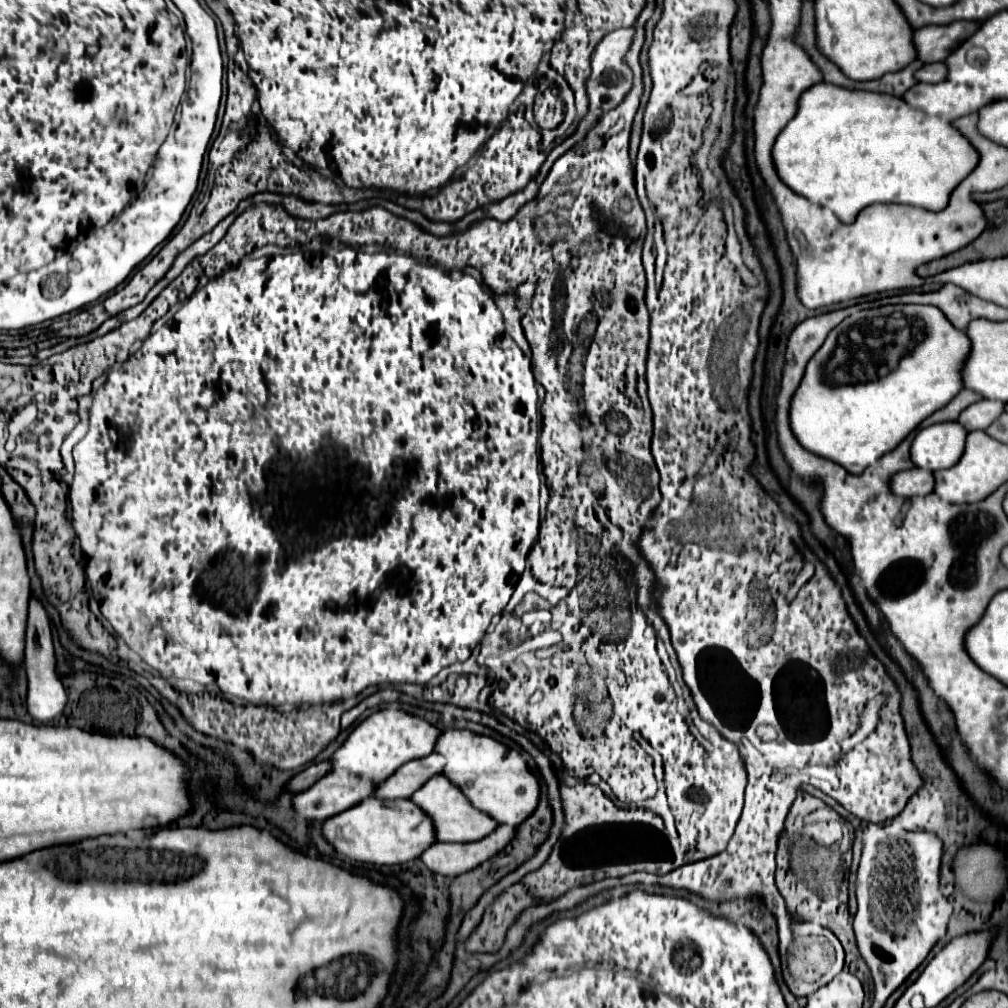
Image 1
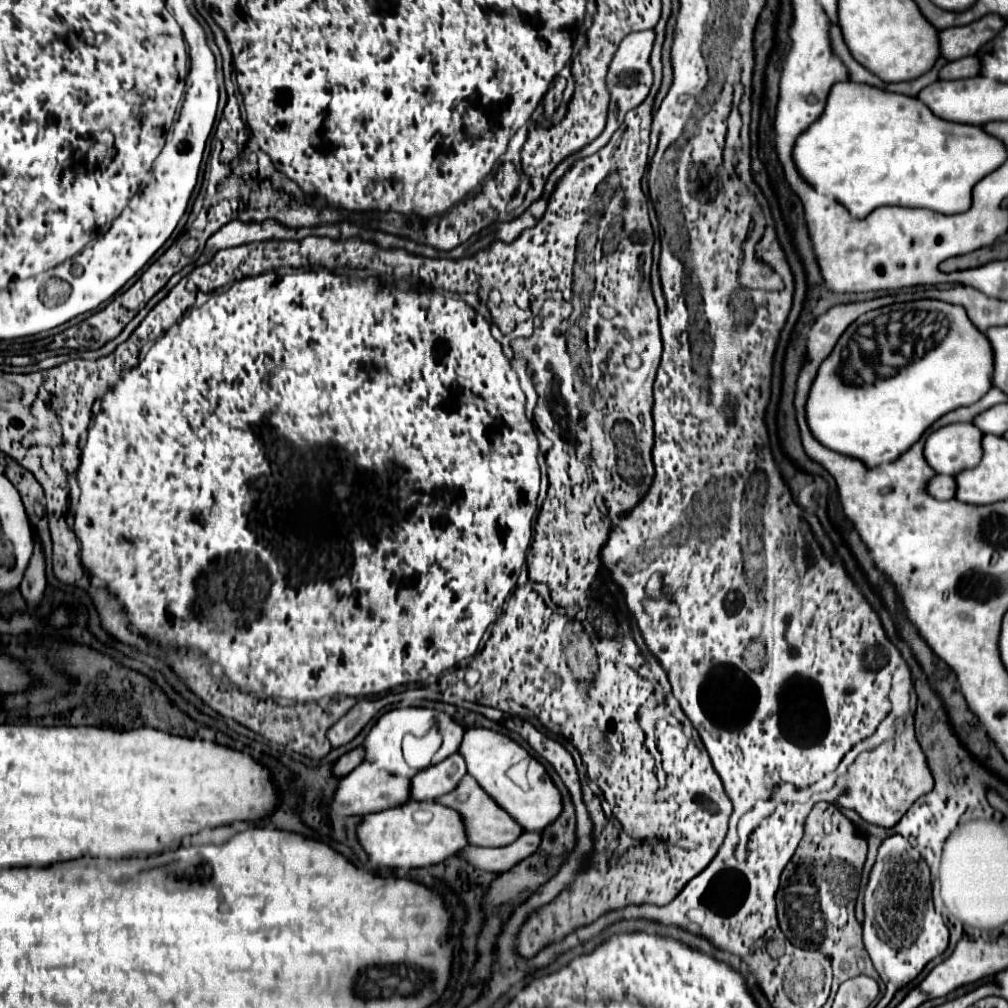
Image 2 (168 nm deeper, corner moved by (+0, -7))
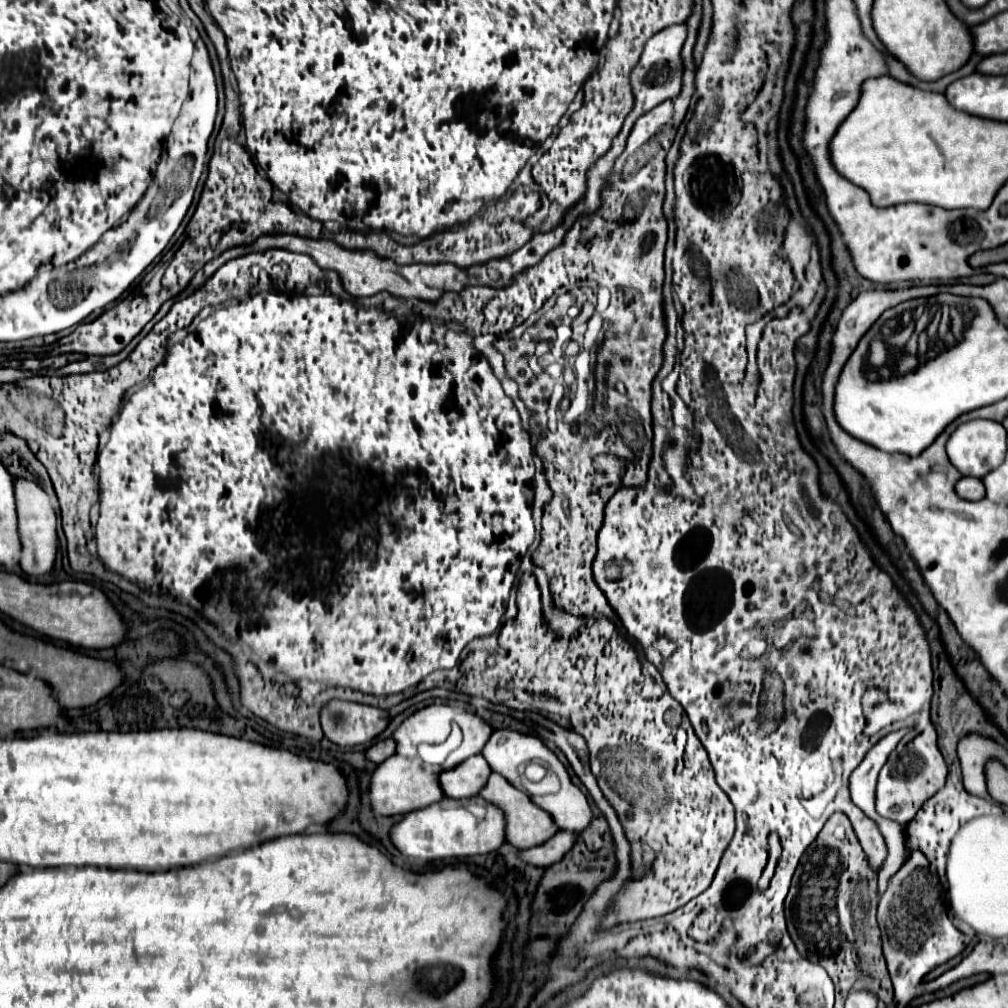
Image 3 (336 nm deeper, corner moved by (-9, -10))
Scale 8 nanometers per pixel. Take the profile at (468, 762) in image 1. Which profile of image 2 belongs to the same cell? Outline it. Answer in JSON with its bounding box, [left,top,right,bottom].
[458,727,562,831]

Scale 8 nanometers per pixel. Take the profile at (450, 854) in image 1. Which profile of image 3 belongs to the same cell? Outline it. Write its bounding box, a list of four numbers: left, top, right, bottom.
[521,830,577,866]

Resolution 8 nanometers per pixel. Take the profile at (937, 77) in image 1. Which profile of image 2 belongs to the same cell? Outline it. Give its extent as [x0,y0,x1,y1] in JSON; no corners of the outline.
[938,57,978,81]

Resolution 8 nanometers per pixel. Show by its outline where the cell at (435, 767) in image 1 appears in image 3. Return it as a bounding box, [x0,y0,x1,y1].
[439,754,491,798]

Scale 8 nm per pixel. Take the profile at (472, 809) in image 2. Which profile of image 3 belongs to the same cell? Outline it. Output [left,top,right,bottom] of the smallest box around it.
[481,772,559,850]

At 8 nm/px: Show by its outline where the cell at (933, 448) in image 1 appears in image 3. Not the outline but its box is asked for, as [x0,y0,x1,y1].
[947,420,1007,478]

